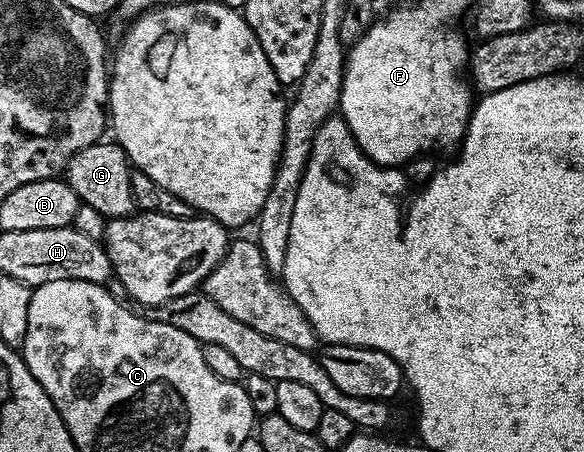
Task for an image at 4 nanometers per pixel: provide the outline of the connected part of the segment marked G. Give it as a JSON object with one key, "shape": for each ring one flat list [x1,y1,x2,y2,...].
{"shape":[[98,141,75,153,66,163,63,177,82,204,97,209,106,220,134,214,135,200,130,185,132,168,124,149,115,141]]}

